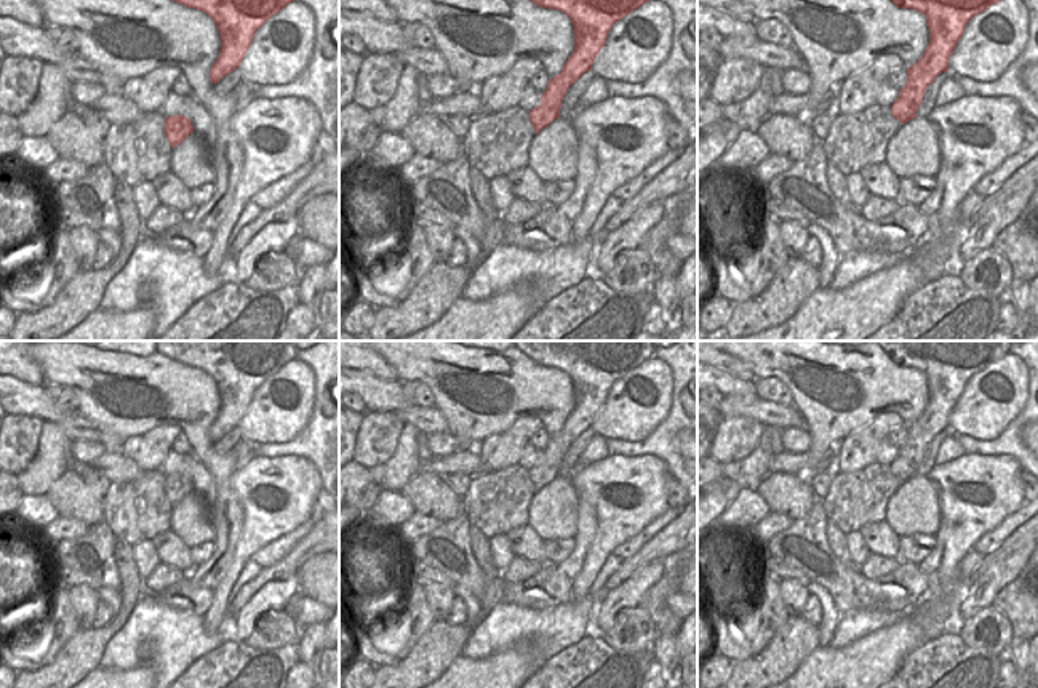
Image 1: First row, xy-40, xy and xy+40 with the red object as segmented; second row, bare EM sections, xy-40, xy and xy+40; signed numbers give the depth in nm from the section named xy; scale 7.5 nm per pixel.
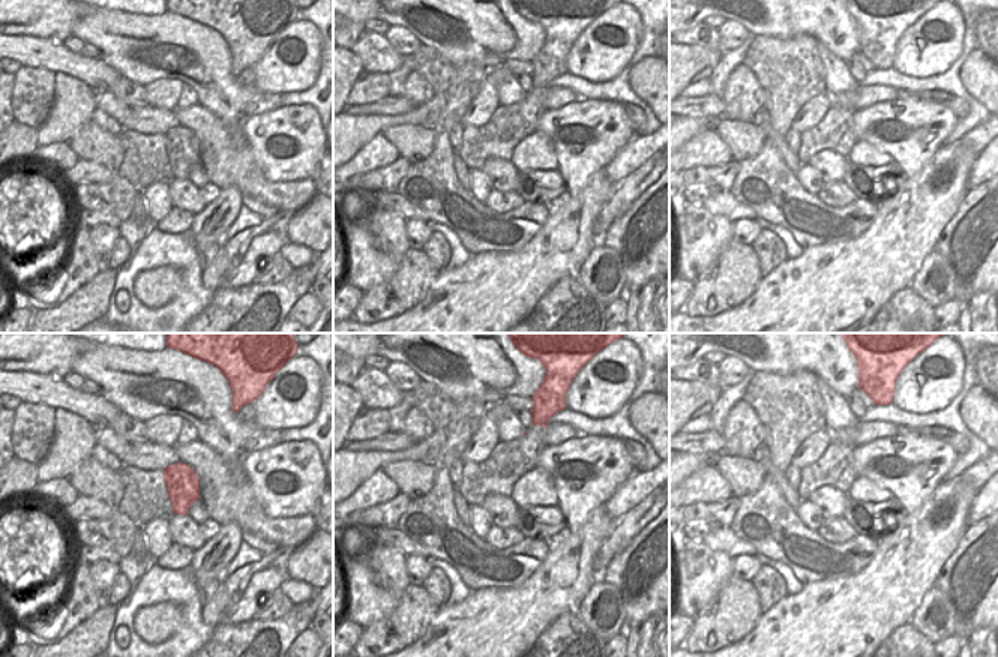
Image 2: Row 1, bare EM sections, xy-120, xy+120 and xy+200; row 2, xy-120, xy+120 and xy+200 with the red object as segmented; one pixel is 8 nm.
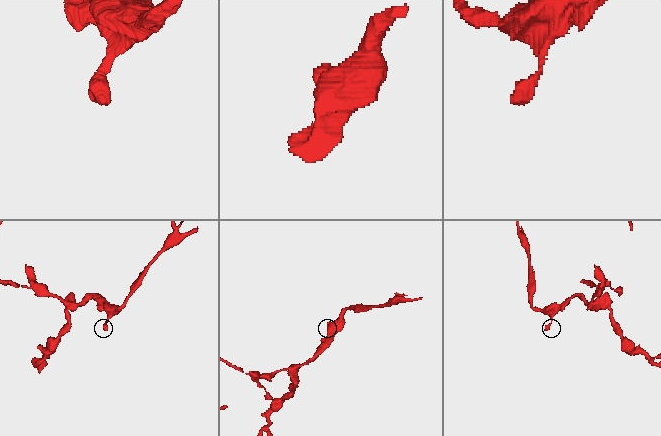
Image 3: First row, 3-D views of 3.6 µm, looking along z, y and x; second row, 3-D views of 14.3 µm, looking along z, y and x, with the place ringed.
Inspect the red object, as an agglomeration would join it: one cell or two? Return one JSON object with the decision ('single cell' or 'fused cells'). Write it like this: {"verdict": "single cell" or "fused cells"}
{"verdict": "single cell"}

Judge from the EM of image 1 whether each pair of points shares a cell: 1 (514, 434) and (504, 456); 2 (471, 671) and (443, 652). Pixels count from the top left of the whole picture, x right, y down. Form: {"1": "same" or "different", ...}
{"1": "same", "2": "different"}

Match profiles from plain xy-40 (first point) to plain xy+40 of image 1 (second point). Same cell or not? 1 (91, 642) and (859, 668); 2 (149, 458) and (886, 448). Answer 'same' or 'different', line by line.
1: different
2: different

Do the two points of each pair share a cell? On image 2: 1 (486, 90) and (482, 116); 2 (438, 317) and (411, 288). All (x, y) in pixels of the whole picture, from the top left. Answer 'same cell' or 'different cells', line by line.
1: same cell
2: different cells

